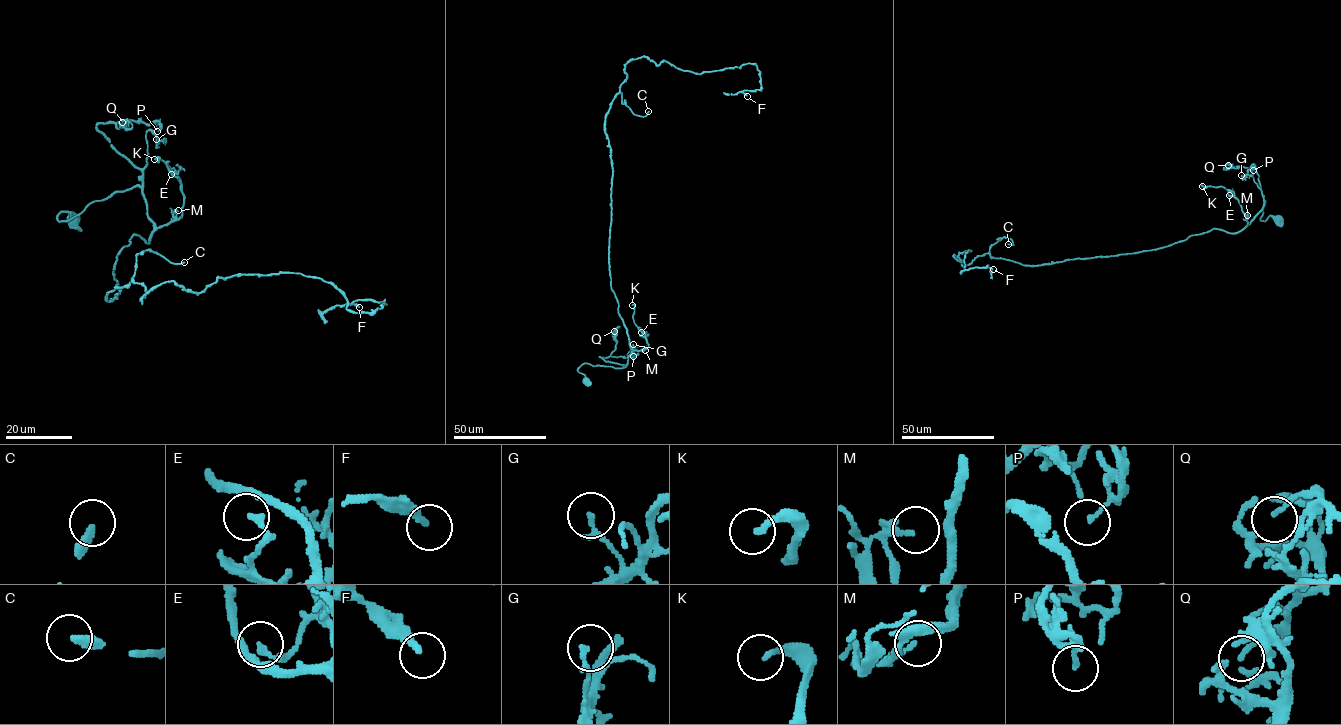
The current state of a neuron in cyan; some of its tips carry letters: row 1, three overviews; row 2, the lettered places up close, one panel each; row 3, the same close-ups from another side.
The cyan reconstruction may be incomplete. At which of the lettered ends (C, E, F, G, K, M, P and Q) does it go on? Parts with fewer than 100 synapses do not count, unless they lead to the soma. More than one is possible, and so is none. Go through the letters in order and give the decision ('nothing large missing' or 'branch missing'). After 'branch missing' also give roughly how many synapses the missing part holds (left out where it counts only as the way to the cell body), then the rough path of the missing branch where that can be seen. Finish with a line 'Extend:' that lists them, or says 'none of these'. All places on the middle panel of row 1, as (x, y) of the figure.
C: branch missing; about 160 synapses; missing branch runs (648, 111), (649, 100), (659, 123), (643, 138), (654, 118), (653, 147), (671, 147), (631, 138)
E: nothing large missing
F: nothing large missing
G: nothing large missing
K: nothing large missing
M: nothing large missing
P: nothing large missing
Q: nothing large missing
Extend: C

